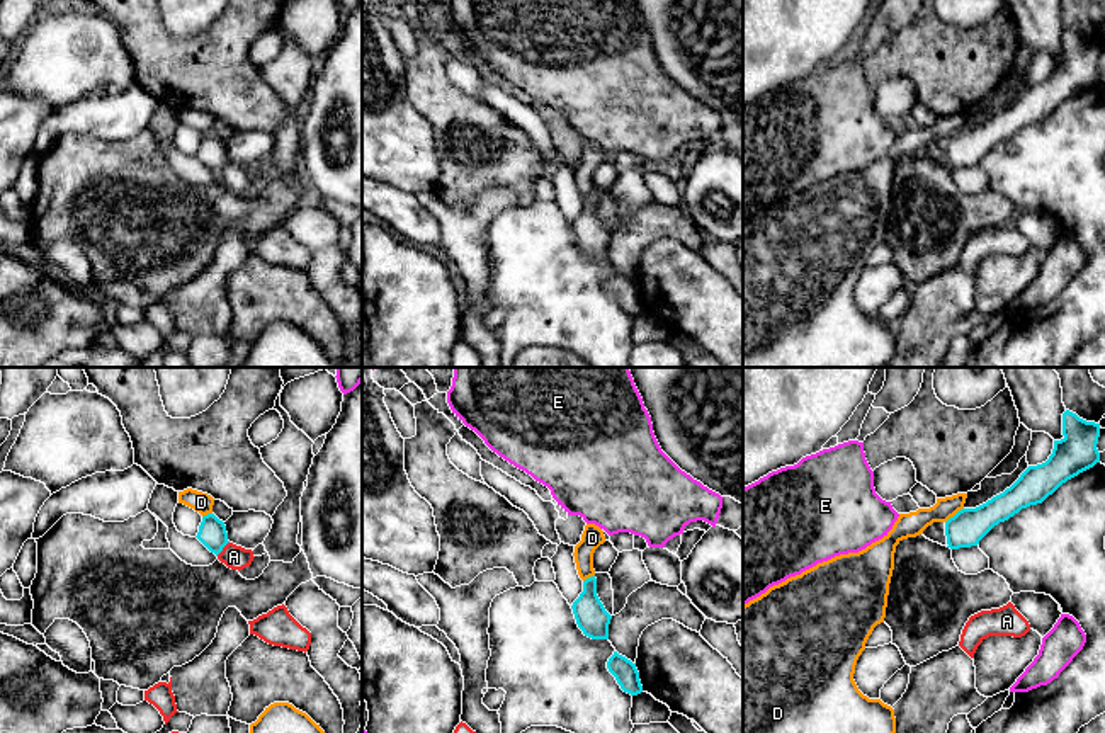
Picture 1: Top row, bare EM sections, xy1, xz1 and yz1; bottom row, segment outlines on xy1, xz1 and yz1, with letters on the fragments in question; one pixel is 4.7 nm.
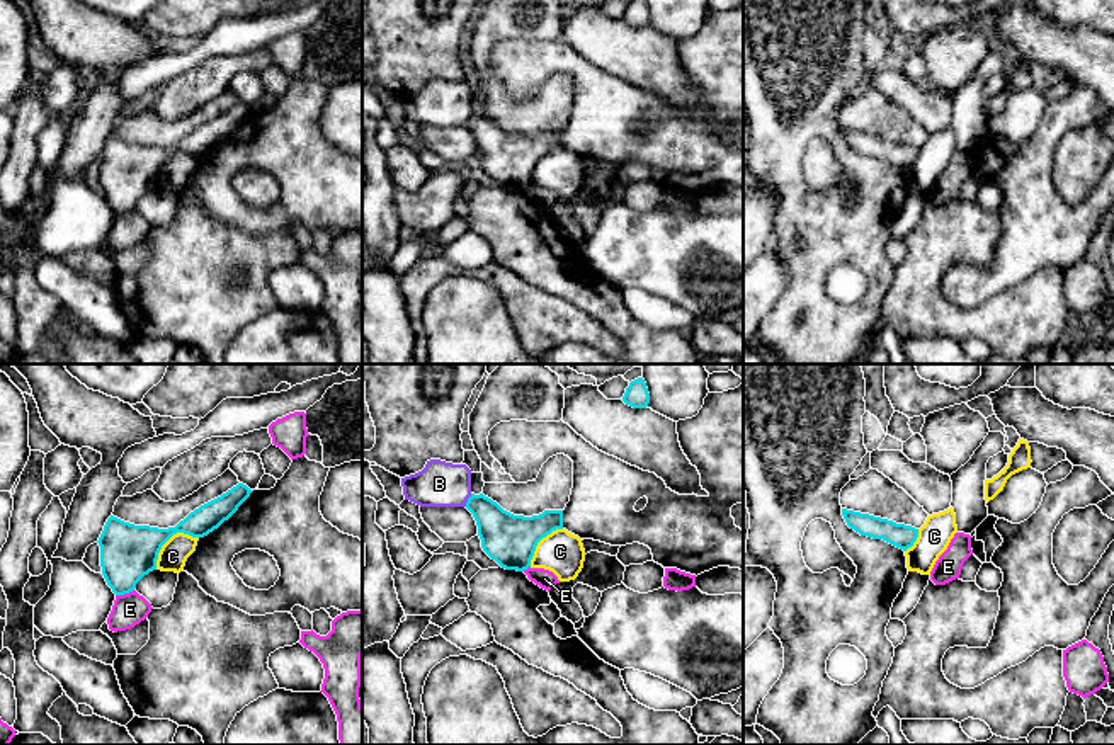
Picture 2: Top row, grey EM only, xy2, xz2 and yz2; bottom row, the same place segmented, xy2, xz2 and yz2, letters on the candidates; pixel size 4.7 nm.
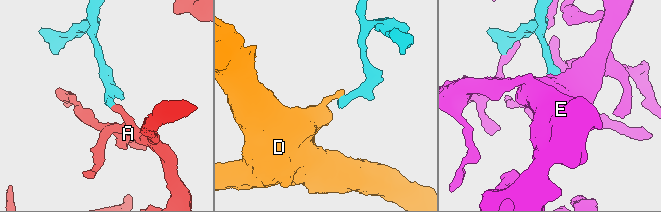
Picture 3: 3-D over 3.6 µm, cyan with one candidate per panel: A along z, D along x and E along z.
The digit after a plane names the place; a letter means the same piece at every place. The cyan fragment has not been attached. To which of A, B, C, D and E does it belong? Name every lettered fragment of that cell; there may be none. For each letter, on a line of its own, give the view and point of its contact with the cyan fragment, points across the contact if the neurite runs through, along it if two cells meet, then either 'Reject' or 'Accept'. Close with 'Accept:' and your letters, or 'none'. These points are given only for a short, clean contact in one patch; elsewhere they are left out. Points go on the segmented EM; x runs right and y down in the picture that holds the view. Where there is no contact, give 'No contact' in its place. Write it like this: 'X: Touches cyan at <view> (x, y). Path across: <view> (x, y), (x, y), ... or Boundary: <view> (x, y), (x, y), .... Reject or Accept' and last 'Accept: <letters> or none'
A: Touches cyan at xy1 (223, 546). Path across: xy1 (213, 534), (223, 546), (233, 556). Accept
B: Touches cyan at xz2 (468, 500). Boundary: xz2 (471, 494), (465, 506). Reject
C: Touches cyan at xy2 (169, 538). Boundary: xy2 (198, 536), (176, 533), (162, 546), (155, 567). Reject
D: Touches cyan at yz1 (956, 514). Boundary: yz1 (963, 507), (946, 522). Reject
E: Touches cyan at xy2 (125, 592). Boundary: xy2 (133, 589), (116, 596). Reject
Accept: A

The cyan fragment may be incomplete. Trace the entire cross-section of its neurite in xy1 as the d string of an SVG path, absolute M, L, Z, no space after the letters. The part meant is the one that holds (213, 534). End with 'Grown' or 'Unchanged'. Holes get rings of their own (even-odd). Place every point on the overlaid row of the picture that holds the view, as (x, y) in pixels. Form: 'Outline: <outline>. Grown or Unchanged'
Outline: M214 514L202 517L196 536L211 553L231 570L243 570L252 565L253 551L228 541L226 526Z. Grown

